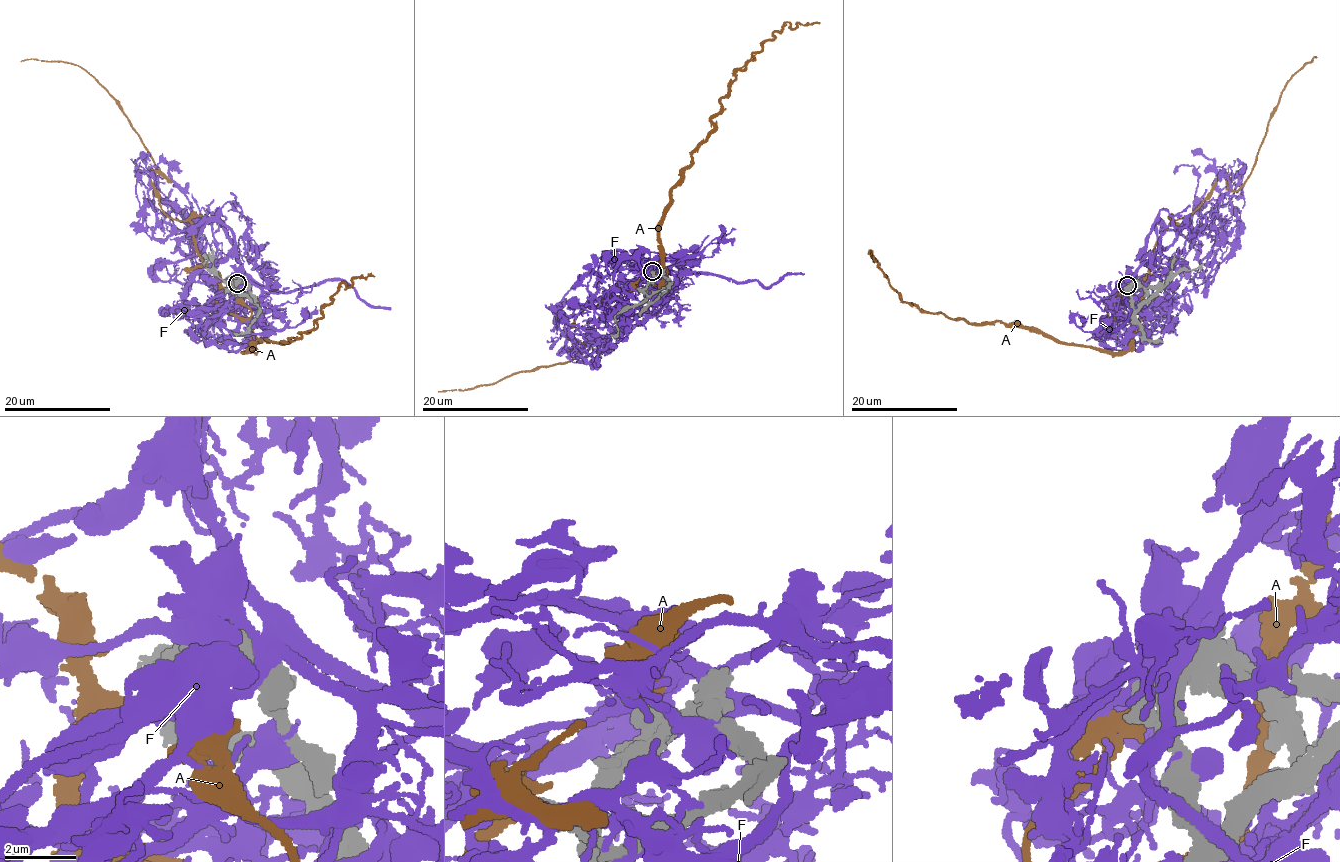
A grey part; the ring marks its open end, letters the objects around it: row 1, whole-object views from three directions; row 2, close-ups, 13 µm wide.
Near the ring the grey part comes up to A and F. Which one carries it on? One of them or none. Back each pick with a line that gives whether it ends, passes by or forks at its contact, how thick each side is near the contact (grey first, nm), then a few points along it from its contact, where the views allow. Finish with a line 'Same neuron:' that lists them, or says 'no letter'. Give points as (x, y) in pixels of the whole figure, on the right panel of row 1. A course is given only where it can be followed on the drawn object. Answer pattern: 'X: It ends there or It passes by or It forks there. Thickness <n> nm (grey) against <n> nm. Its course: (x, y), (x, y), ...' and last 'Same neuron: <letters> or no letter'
A: It ends there. Thickness 700 nm (grey) against 600 nm. Its course: (1128, 284), (1108, 316), (1140, 308), (1172, 220), (1217, 180), (1240, 186), (1284, 85), (1316, 57)
Same neuron: A

